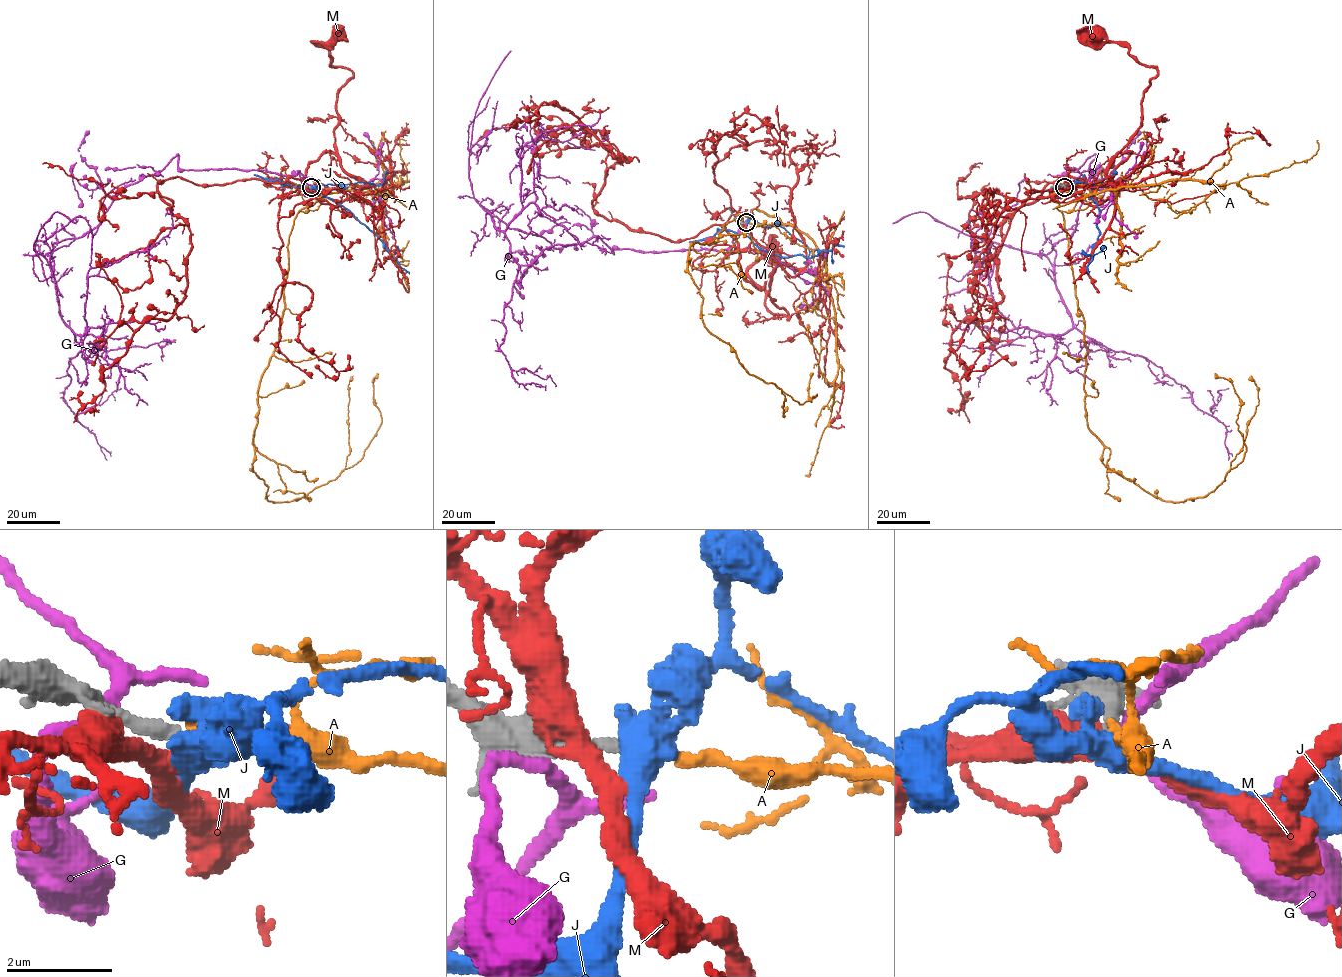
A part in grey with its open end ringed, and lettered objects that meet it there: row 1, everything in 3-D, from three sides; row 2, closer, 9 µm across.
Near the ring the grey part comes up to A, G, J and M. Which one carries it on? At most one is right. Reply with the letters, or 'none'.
A

